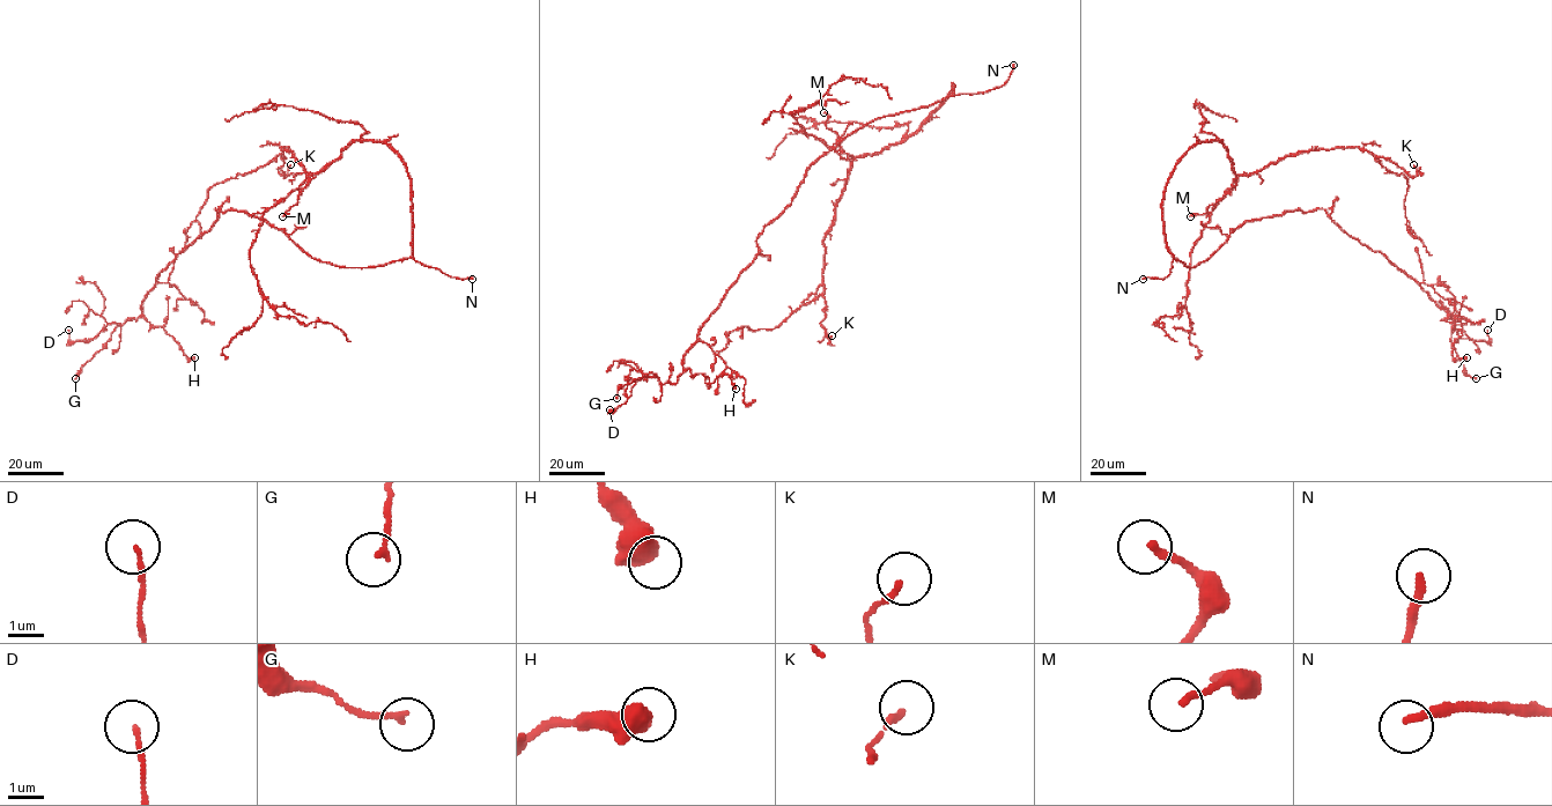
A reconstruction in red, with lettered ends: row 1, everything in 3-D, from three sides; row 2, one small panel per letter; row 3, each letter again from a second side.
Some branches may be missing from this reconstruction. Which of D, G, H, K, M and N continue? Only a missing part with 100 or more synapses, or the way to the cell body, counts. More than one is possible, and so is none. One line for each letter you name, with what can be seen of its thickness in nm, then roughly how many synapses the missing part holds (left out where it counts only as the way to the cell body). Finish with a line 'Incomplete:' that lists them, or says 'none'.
N: 220 nm
Incomplete: N

